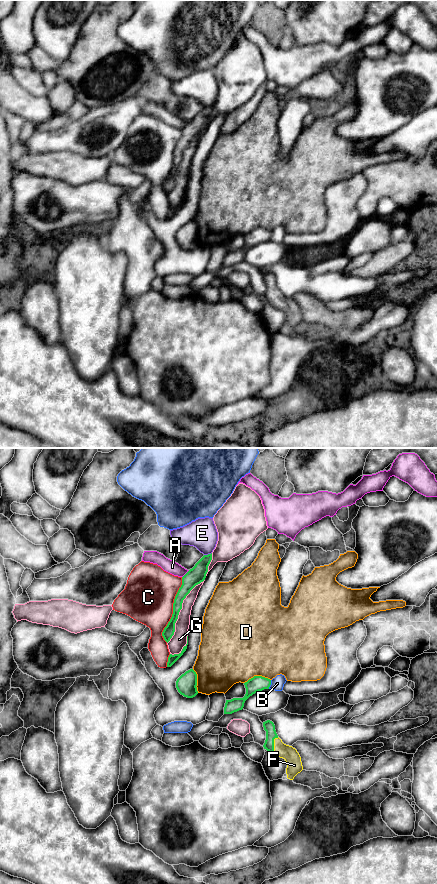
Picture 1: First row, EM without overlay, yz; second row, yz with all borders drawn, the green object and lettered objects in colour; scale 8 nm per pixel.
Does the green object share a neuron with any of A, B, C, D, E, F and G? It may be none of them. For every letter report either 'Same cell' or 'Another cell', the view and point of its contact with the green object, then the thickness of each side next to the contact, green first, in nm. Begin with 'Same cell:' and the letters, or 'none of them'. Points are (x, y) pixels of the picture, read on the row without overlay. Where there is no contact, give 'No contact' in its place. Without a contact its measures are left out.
Same cell: F
A: Another cell. Touches green at yz (185, 126). Thickness 140 nm (green) against 100 nm
B: Another cell. Touches green at yz (270, 236). Thickness 130 nm (green) against 110 nm
C: Another cell. Touches green at yz (173, 162). Thickness 110 nm (green) against 420 nm
D: Another cell. Touches green at yz (257, 228). Thickness 130 nm (green) against 500 nm
E: Another cell. Touches green at yz (208, 106). Thickness 140 nm (green) against 240 nm
F: Same cell. Touches green at yz (273, 296). Thickness 90 nm (green) against 130 nm
G: Another cell. Touches green at yz (180, 161). Thickness 120 nm (green) against 120 nm

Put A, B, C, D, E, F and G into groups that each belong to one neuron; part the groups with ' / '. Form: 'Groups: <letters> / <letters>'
Groups: A / B / C / D / E / F / G

